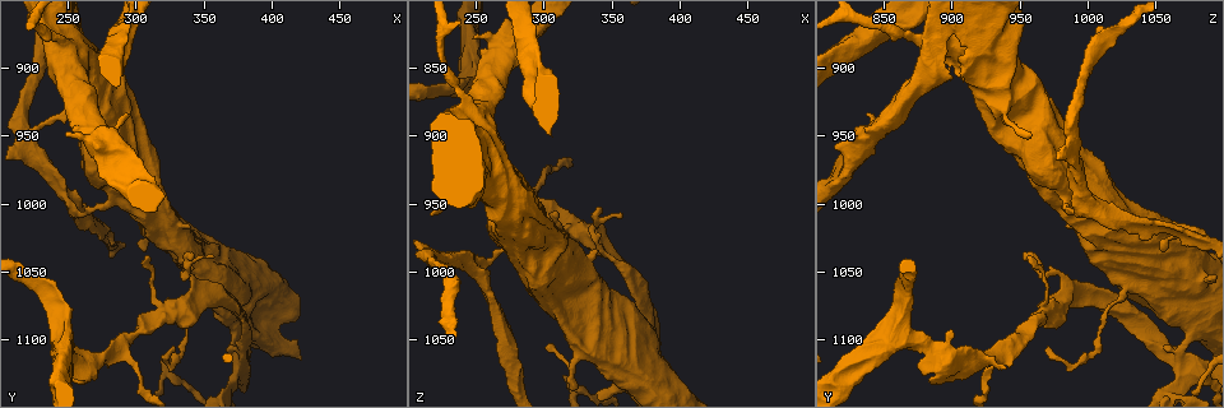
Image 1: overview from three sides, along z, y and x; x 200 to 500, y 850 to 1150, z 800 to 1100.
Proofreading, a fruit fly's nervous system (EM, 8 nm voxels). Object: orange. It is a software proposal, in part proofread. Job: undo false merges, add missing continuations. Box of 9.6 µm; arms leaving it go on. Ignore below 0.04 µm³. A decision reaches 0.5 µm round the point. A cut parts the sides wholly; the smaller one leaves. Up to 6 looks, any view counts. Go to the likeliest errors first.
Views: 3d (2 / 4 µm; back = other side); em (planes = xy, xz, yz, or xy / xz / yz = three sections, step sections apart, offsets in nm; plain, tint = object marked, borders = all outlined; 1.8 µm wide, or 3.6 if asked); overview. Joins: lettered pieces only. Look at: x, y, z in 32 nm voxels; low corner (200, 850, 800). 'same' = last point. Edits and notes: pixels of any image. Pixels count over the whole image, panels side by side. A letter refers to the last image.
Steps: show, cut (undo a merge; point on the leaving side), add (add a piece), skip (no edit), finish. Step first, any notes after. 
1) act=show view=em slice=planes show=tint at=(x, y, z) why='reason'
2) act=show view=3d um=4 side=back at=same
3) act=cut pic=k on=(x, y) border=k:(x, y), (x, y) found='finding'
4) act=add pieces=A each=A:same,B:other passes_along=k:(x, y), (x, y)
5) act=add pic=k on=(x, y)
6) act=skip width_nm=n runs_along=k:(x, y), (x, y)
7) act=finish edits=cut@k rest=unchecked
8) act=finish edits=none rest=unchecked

act=show view=3d um=2 at=(252, 1004, 996) why='abrupt turn'

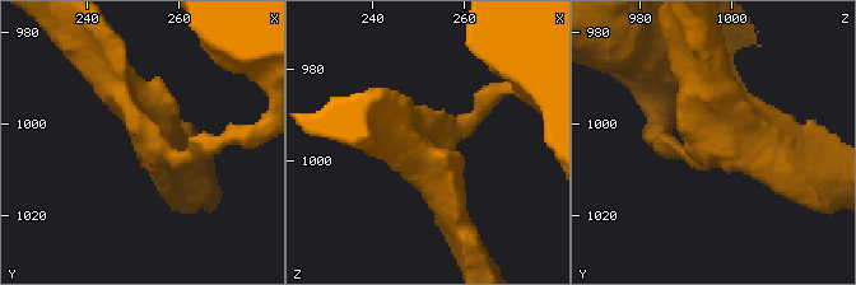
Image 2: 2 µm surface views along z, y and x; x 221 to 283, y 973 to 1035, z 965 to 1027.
act=show view=em slice=xz step=4 show=borders at=(253, 1006, 997) arms=3 why='need the tissue'

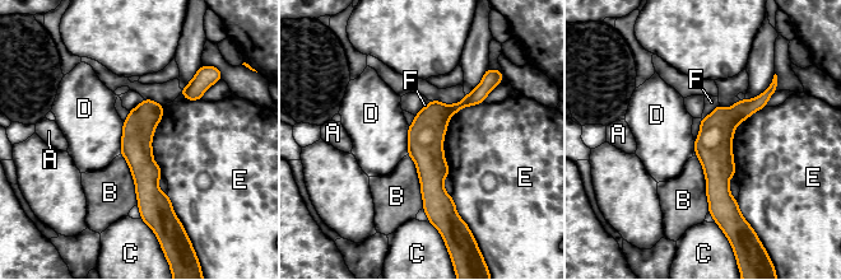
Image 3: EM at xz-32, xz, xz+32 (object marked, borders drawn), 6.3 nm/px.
act=show view=em slice=planes show=borders at=same

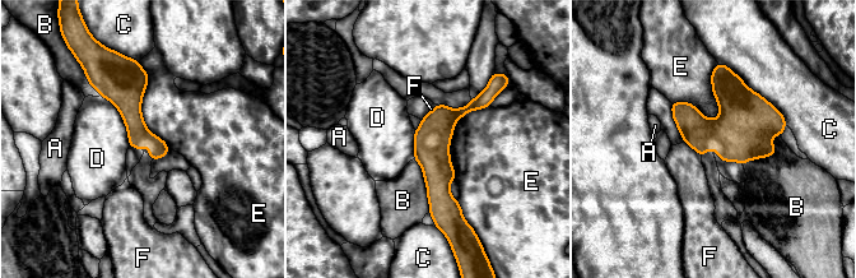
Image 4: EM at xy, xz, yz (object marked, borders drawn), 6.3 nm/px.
act=cut pic=4 on=(432, 139) each=A:other,B:other,C:other,D:other,E:other,F:other part_leaving=4:(440, 107), (438, 194), (442, 217) found='two cells meet here'

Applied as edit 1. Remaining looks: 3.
act=show view=overview

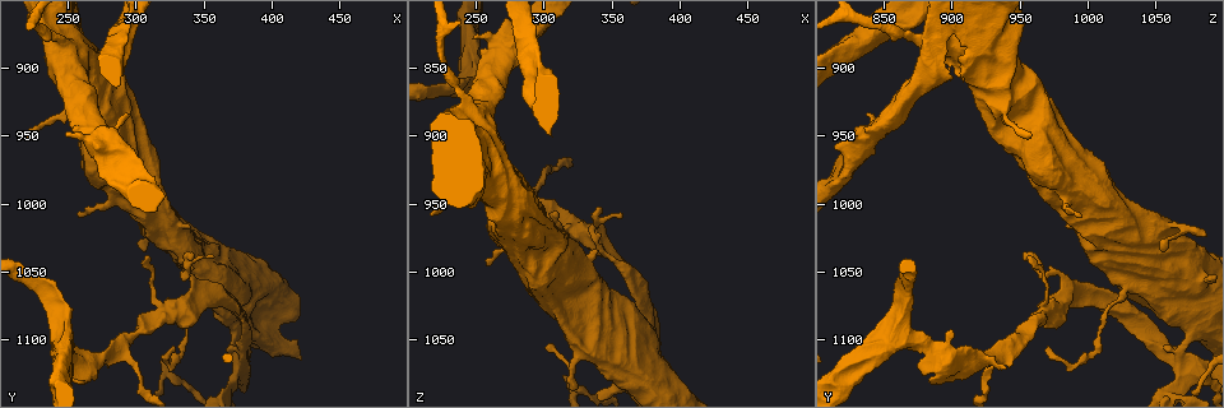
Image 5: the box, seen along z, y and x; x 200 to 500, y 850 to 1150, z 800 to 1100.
act=show view=em slice=planes show=borders at=(284, 870, 868) why='thick end'

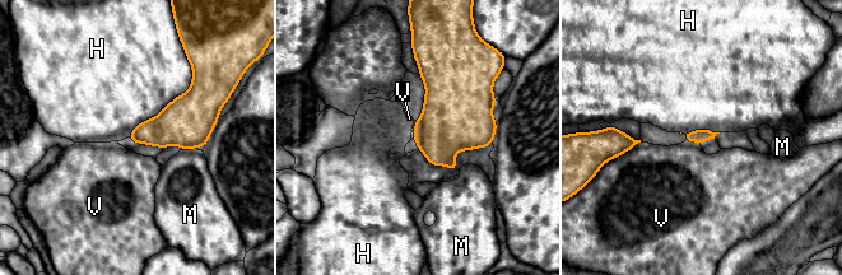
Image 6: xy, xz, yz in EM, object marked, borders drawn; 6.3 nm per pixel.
act=skip each=H:other,M:other,V:other border=6:(192, 73), (184, 93), (128, 136) found='no lettered piece goes on from it'

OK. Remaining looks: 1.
act=finish edits=cut@4 rest=unchecked

